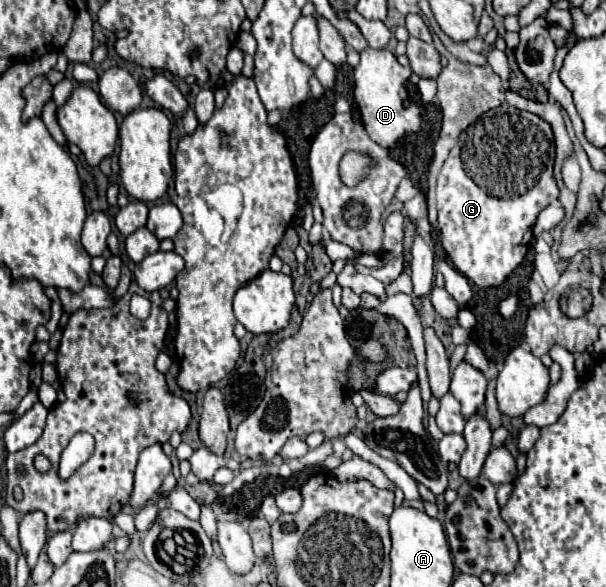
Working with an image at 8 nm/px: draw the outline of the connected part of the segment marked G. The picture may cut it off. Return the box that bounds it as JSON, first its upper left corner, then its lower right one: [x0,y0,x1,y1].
[435,105,557,287]

